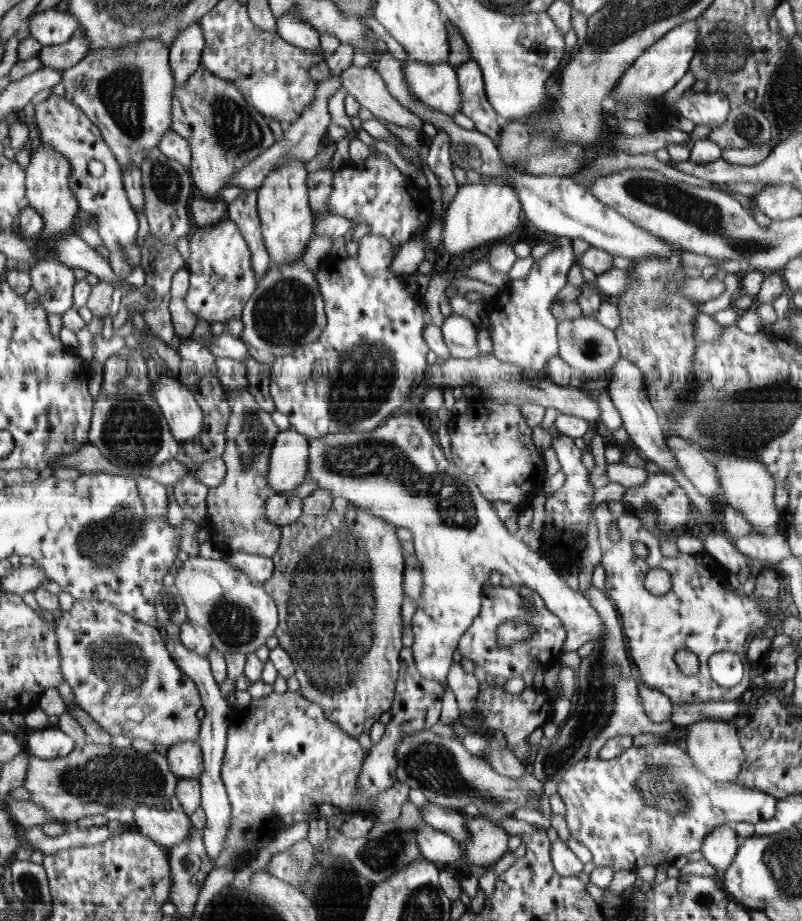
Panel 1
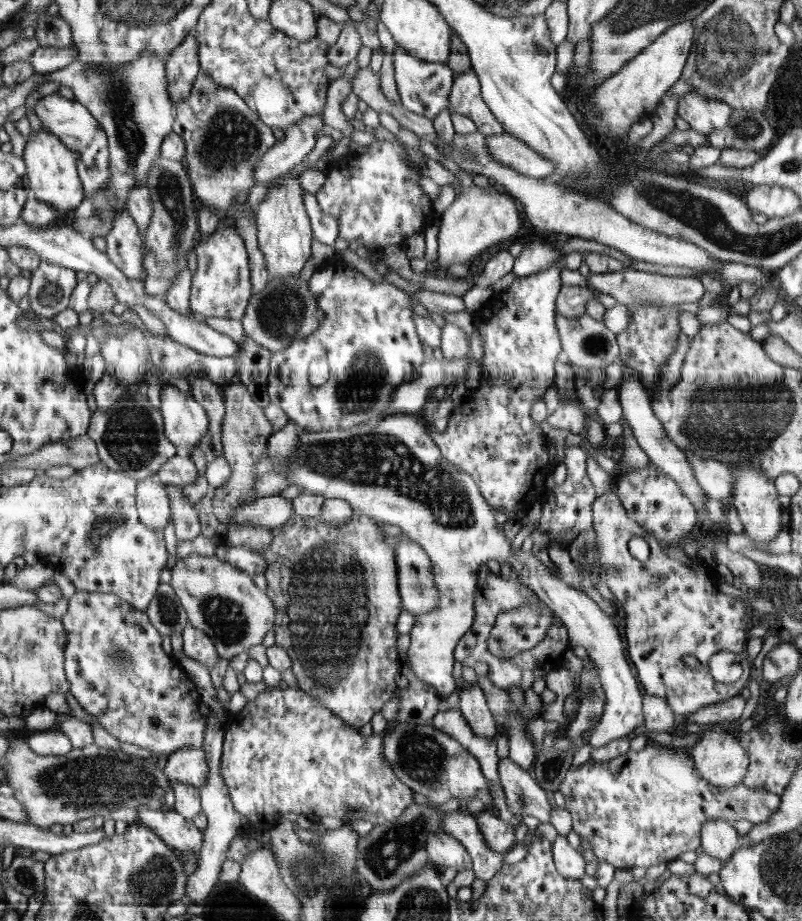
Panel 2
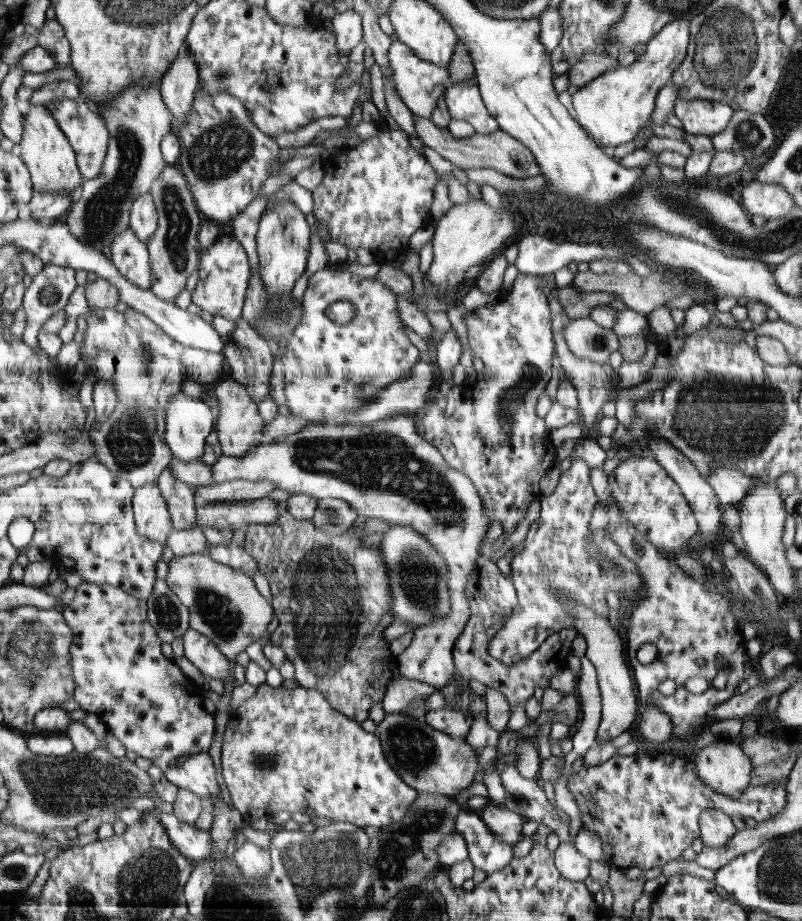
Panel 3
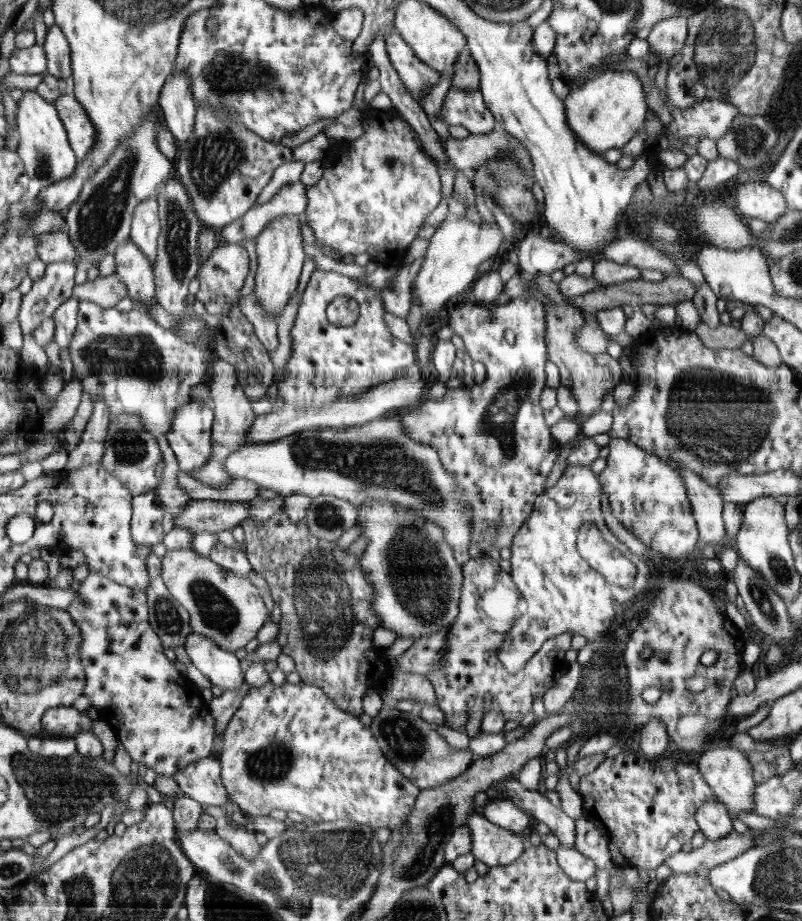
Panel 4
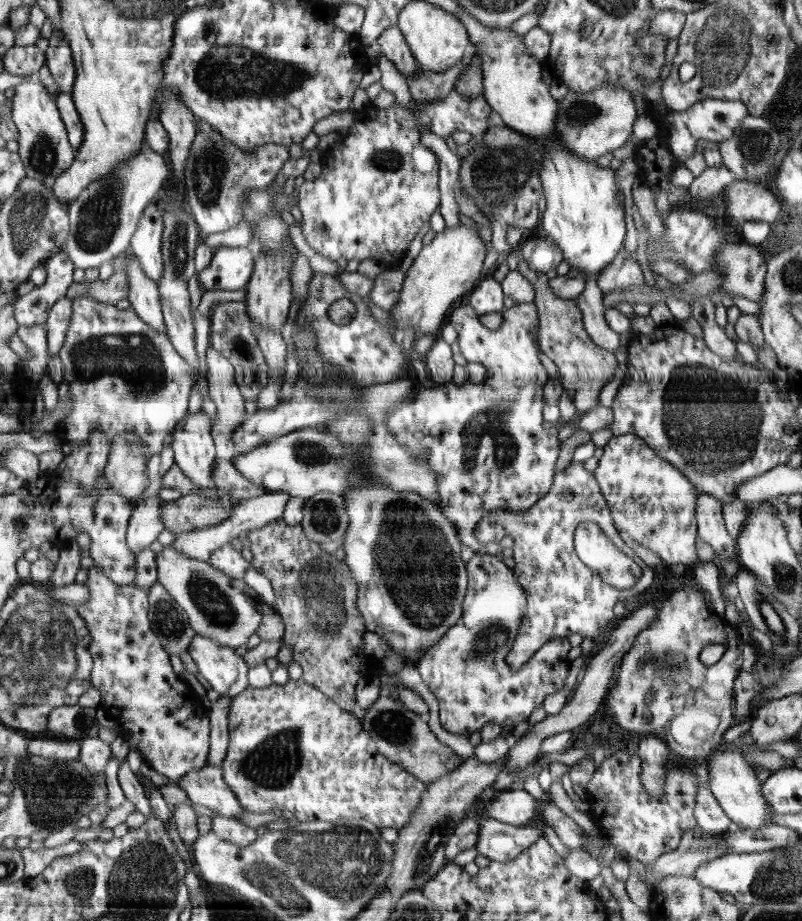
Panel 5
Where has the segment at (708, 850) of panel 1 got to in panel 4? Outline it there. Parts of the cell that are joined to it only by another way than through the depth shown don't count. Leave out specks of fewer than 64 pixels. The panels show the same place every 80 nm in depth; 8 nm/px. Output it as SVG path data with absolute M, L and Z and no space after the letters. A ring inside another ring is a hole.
M706 801L700 809L697 810L695 818L699 823L701 830L708 841L715 841L724 838L731 833L733 819L730 817L725 807L719 801Z

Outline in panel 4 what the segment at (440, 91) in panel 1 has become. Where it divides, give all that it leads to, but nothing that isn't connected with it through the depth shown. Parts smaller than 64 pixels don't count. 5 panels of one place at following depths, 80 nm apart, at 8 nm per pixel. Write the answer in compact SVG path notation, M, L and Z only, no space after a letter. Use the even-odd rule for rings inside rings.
M390 29L386 36L386 51L392 67L400 76L400 82L406 86L410 96L420 106L420 100L428 96L428 88L436 86L443 74L434 71L432 67L416 58L412 48L394 29Z

